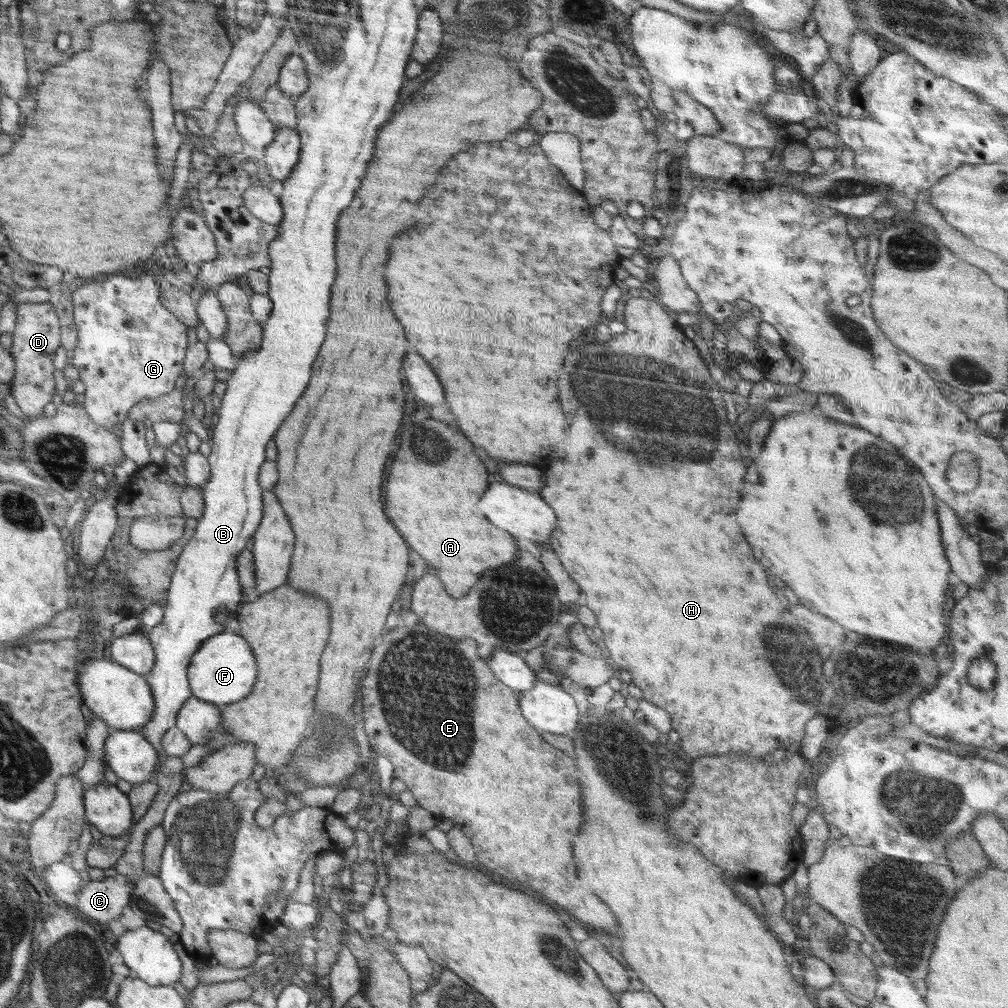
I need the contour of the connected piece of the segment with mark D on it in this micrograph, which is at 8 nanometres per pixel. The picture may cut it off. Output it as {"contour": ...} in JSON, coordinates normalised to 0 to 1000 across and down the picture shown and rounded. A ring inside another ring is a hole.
{"contour":[[[49,299],[17,301],[13,344],[10,346],[15,359],[15,370],[10,379],[11,390],[20,407],[29,414],[44,412],[44,407],[56,399],[56,355],[60,355],[62,320],[55,305]]]}

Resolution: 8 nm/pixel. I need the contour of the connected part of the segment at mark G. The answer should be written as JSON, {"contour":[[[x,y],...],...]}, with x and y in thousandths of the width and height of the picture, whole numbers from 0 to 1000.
{"contour":[[[106,272],[80,279],[73,282],[71,298],[77,336],[71,359],[77,366],[78,377],[84,383],[84,390],[78,398],[95,423],[112,427],[113,423],[122,421],[131,405],[143,396],[157,395],[174,386],[173,380],[182,368],[188,344],[186,323],[160,301],[160,285],[151,272],[136,276]]]}

